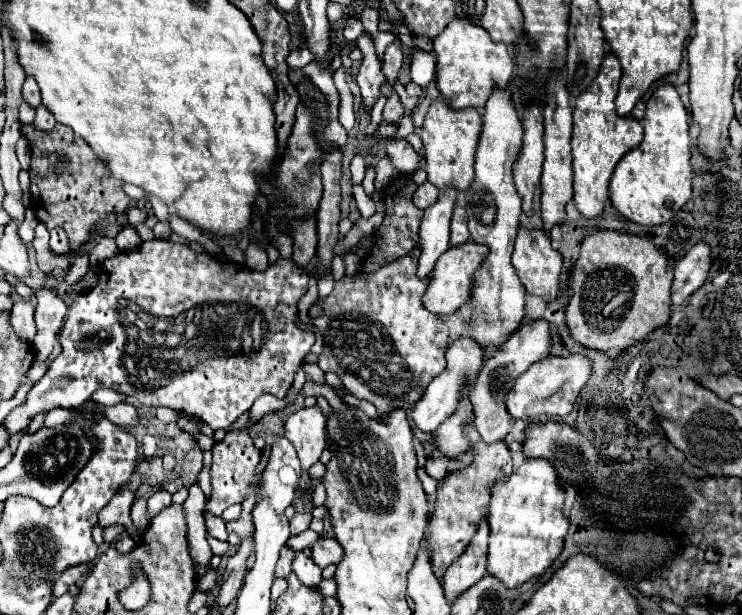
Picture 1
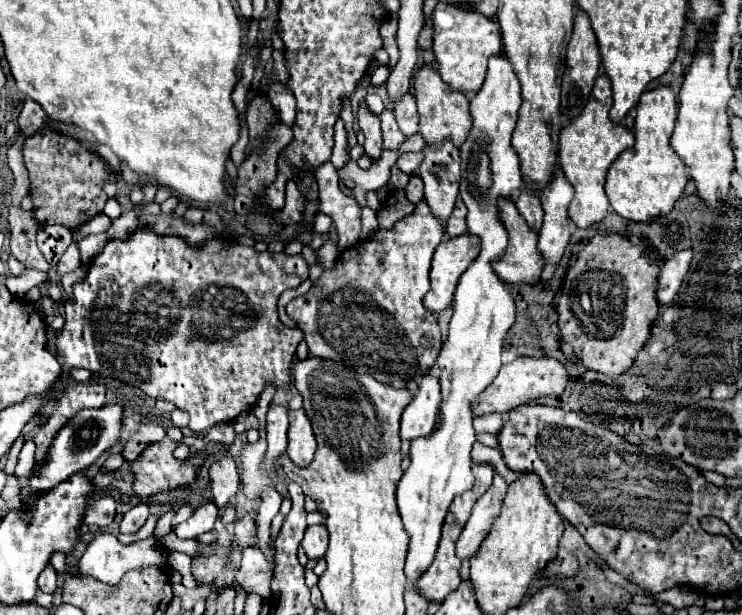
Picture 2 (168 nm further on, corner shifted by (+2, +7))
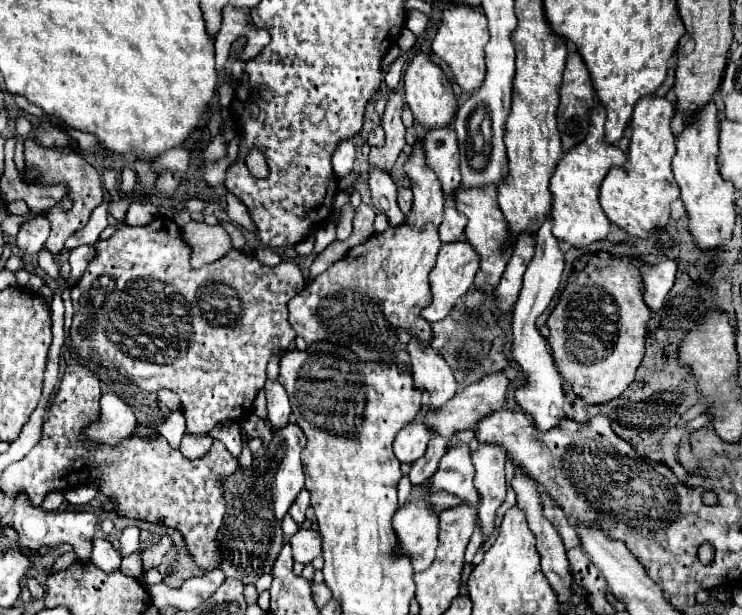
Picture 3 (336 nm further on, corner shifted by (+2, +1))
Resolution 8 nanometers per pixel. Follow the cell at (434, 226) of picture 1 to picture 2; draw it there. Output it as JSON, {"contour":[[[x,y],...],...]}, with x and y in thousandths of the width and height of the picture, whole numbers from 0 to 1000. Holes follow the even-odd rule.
{"contour":[[[601,229],[590,246],[574,239],[571,249],[574,255],[566,268],[566,288],[574,301],[571,320],[582,350],[598,366],[617,324],[620,252],[606,229]]]}

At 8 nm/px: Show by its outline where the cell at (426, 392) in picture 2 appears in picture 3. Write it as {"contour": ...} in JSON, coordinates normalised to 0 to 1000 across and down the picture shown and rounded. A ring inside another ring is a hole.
{"contour":[[[571,668],[561,678],[558,688],[547,691],[531,714],[531,740],[539,753],[558,753],[574,737],[580,717],[580,699],[566,688]]]}

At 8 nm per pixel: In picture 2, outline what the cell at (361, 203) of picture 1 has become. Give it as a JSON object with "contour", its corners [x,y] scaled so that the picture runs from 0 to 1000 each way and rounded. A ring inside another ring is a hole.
{"contour":[[[491,337],[487,345],[487,361],[488,361],[488,380],[485,392],[489,393],[496,387],[499,380],[507,377],[509,372],[509,359],[507,353],[507,345],[497,337]]]}

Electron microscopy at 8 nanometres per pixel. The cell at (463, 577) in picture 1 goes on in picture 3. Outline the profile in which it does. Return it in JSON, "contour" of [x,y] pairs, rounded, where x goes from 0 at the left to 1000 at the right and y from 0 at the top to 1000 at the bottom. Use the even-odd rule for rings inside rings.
{"contour":[[[647,724],[636,737],[636,753],[642,759],[639,789],[647,802],[644,841],[650,847],[652,873],[666,867],[666,841],[668,828],[682,811],[682,779],[679,779],[679,753],[682,733],[671,724]]]}

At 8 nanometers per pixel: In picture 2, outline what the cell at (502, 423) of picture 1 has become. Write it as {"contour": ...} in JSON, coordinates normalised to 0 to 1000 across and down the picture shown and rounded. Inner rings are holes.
{"contour":[[[674,672],[639,678],[639,698],[642,698],[642,704],[660,704],[660,707],[671,707],[671,704],[674,704],[674,698],[677,698],[677,691],[679,691],[679,675],[674,675]]]}

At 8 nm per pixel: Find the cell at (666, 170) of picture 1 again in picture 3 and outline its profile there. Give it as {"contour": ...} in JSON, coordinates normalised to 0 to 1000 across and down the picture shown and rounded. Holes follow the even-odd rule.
{"contour":[[[873,154],[857,167],[852,184],[846,262],[841,272],[822,275],[809,304],[809,333],[817,353],[854,385],[871,389],[876,376],[895,372],[903,356],[903,330],[916,320],[903,275],[903,262],[911,249],[911,226],[903,210],[908,180],[908,167],[903,167],[898,158]]]}

